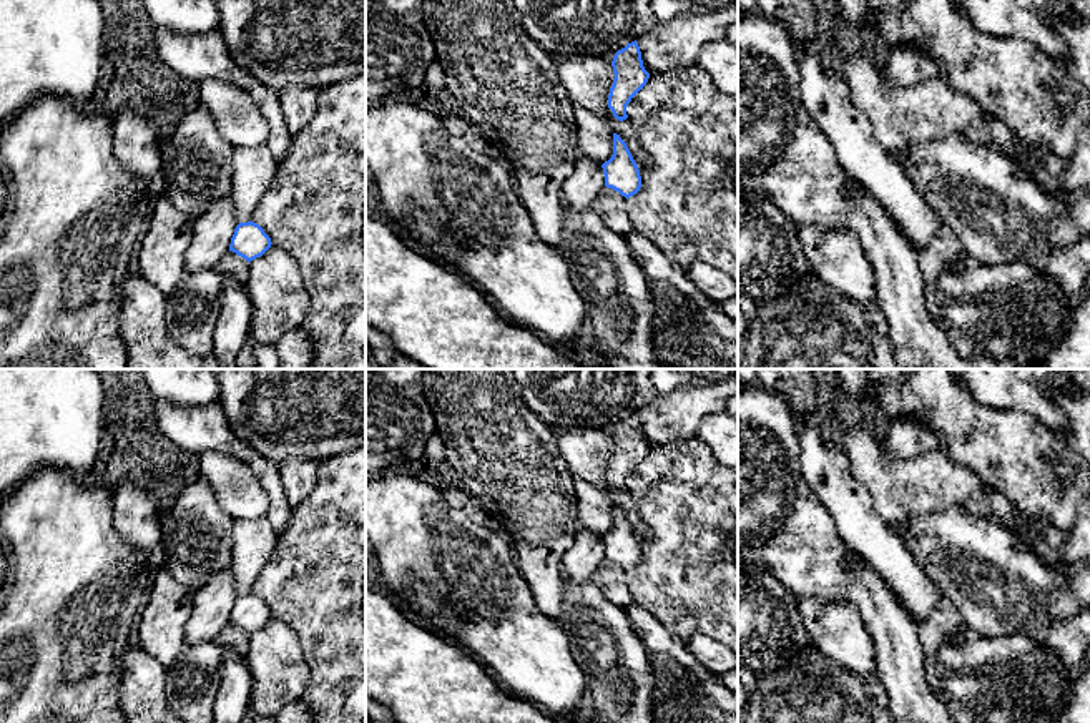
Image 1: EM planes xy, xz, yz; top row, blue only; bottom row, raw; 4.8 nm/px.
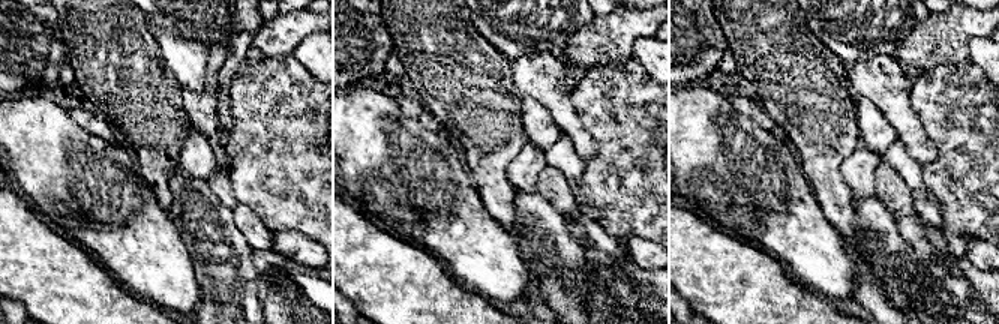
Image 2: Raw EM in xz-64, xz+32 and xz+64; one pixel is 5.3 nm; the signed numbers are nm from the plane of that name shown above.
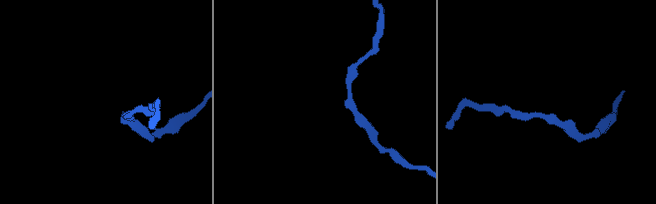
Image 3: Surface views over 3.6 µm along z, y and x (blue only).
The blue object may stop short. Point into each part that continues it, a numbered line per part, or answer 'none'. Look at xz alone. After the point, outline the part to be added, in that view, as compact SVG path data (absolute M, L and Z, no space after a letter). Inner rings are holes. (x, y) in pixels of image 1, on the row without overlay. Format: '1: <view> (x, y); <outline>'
none

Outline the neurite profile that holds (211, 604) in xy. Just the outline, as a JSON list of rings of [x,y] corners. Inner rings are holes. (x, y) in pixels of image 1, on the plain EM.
[[[229,565],[194,592],[184,643],[218,642],[236,598],[233,565]]]

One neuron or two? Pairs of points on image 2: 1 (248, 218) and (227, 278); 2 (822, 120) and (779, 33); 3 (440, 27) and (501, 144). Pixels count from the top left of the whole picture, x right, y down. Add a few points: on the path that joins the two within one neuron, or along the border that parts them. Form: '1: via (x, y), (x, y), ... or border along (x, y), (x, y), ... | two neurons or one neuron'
1: border along (231, 209), (236, 227), (254, 249) | two neurons
2: via (812, 99), (779, 54) | one neuron
3: via (444, 56), (468, 86), (485, 116) | one neuron

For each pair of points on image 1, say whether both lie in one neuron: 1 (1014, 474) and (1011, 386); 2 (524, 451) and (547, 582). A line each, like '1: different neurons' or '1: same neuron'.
1: different neurons
2: same neuron

